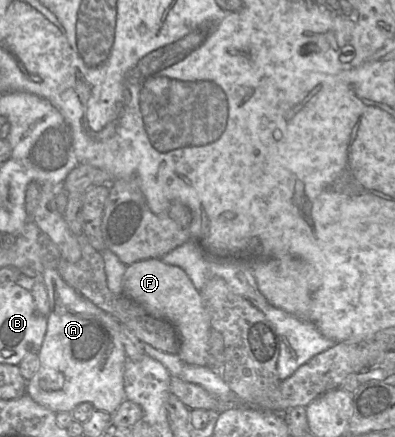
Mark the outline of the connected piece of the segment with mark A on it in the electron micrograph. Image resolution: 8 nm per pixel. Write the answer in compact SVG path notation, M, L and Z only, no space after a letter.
M46 269L41 280L47 288L50 312L46 317L46 334L38 351L39 368L27 381L27 395L54 413L71 412L79 404L90 403L94 410L113 414L125 399L123 375L126 354L120 323L68 285L56 270Z

